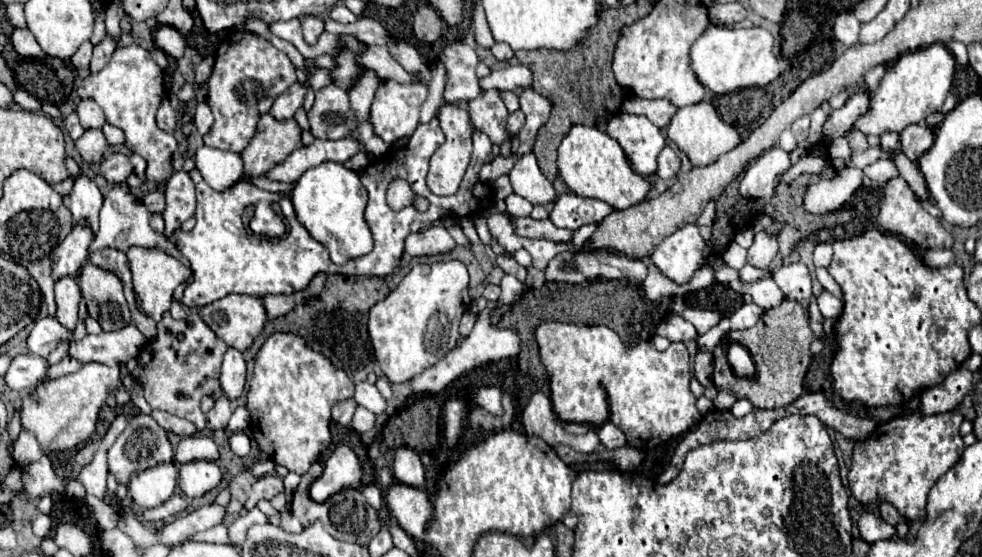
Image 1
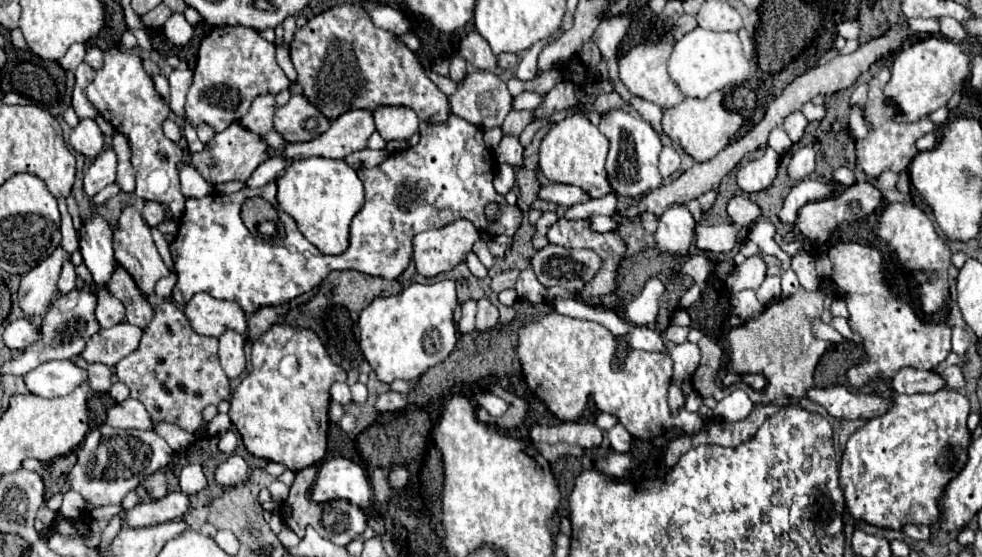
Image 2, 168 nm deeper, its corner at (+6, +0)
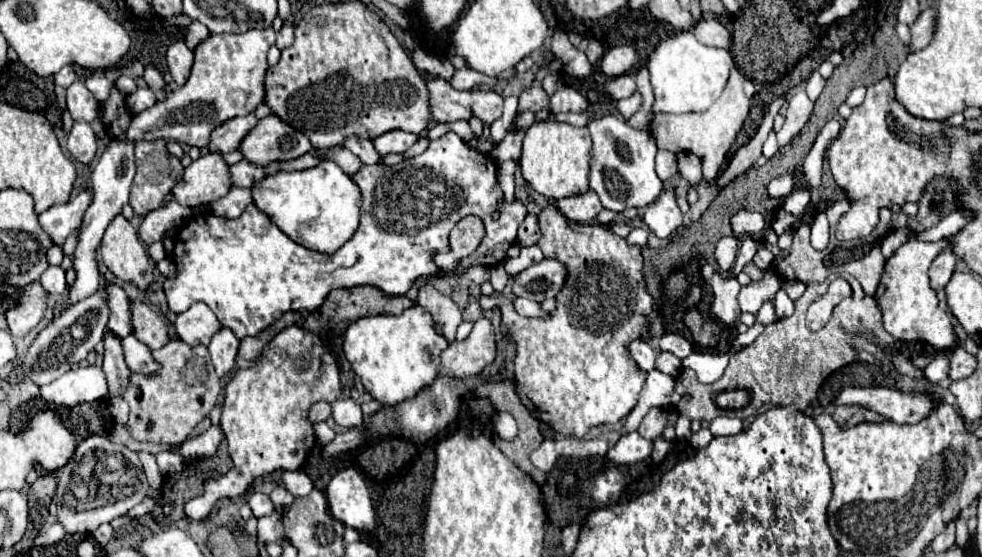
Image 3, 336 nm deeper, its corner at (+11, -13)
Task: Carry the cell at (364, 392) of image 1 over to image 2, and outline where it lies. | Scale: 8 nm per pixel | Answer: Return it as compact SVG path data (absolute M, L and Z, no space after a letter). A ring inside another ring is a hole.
M334 382L330 388L330 400L338 404L348 404L350 402L350 390L346 382Z

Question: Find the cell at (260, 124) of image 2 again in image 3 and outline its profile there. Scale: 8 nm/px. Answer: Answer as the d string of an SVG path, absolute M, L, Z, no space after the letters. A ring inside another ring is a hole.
M249 113L245 117L235 117L233 121L225 121L225 125L217 127L213 131L209 149L217 149L221 153L231 153L235 149L239 149L241 141L245 139L245 135L259 123L259 119L255 117L255 113Z

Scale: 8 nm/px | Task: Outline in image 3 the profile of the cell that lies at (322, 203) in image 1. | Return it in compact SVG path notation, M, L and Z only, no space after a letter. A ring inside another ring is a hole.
M325 161L325 165L313 169L269 175L253 185L253 201L257 209L267 213L269 219L295 243L325 255L335 253L349 241L359 225L361 193L351 177L333 161Z

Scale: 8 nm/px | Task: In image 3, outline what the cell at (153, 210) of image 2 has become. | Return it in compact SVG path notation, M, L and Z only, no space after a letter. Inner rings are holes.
M169 201L165 207L155 209L153 213L145 215L141 225L139 225L139 237L151 245L155 241L161 241L163 235L171 229L171 227L181 227L185 225L185 221L189 221L189 215L193 215L193 211L189 207L179 205L177 201Z

